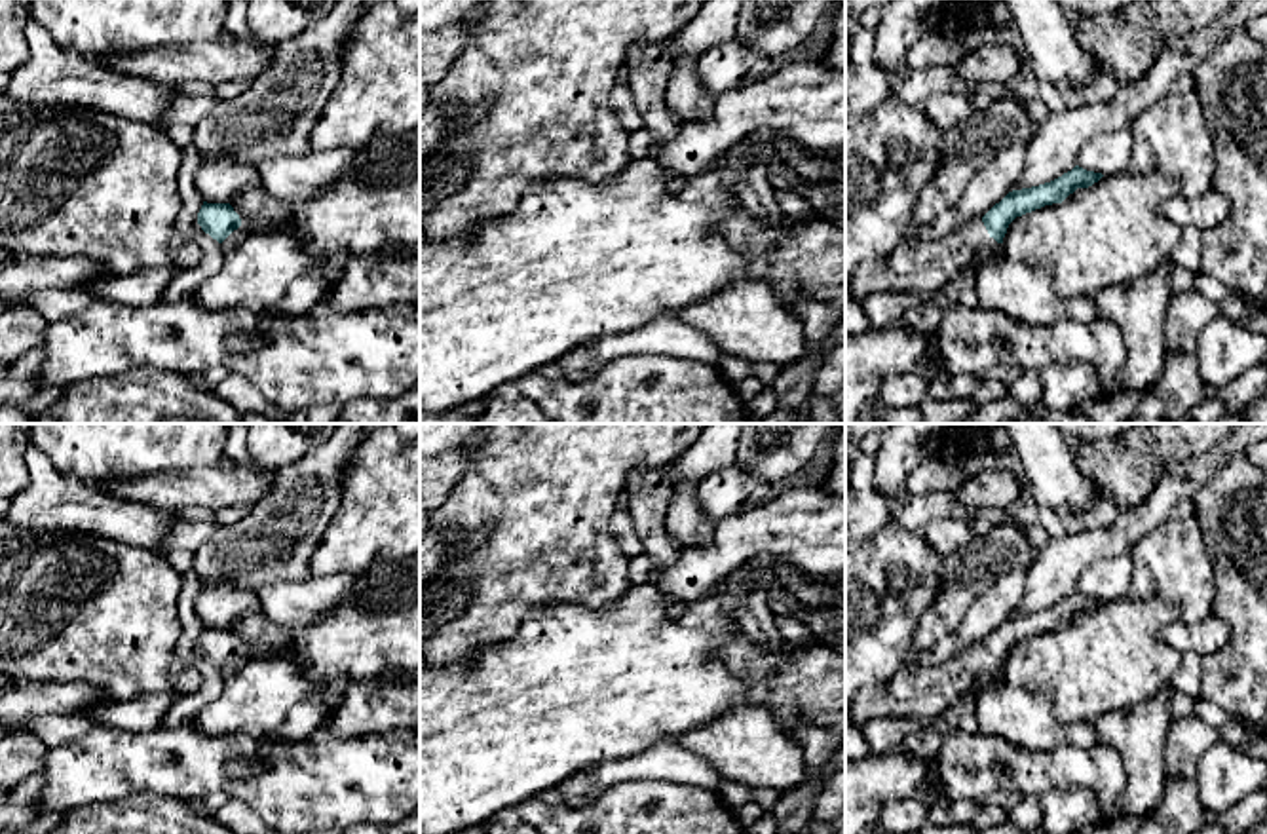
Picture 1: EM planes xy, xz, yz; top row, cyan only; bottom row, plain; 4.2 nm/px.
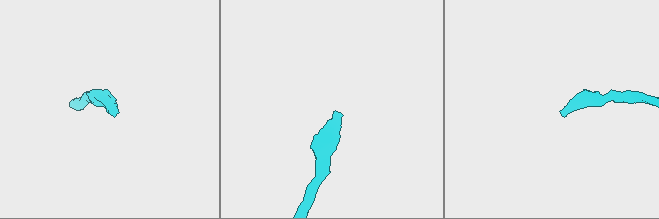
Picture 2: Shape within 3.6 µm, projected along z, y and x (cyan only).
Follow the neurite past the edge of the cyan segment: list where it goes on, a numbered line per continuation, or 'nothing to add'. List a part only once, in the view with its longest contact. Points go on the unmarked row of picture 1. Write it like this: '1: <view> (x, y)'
1: yz (926, 692)

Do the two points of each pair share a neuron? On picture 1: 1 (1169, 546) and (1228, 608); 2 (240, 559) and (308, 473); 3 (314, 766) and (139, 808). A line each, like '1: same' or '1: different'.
1: different
2: same
3: different

